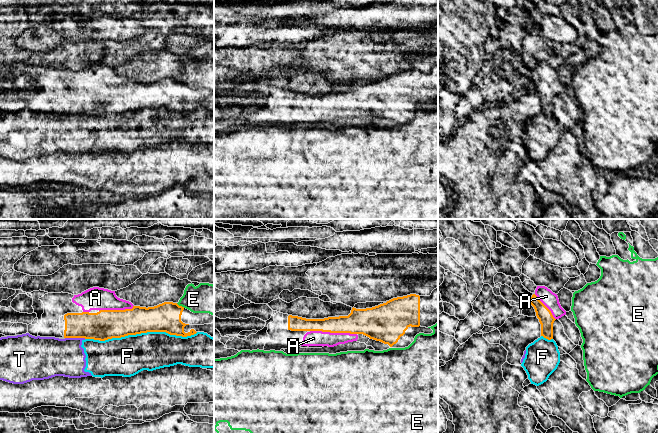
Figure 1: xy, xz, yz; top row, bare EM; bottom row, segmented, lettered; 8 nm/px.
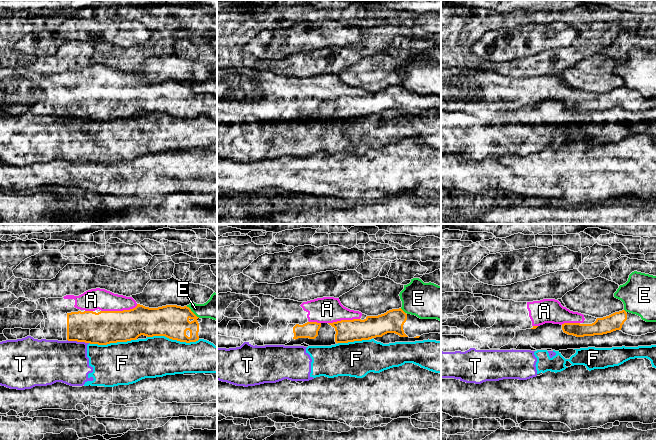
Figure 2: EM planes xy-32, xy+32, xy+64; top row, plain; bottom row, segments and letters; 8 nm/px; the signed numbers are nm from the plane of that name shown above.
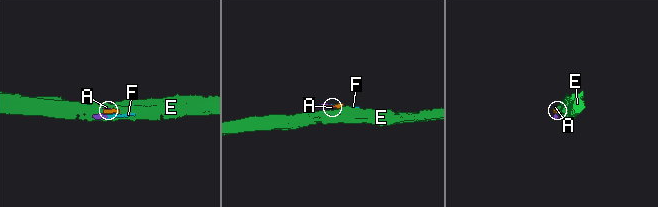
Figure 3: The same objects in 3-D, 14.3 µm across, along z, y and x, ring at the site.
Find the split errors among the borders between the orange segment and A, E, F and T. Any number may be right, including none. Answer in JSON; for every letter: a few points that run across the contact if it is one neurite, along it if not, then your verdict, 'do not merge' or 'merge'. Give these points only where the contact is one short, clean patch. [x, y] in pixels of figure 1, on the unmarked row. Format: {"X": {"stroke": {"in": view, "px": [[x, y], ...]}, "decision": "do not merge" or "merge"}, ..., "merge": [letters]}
{"A": {"stroke": {"in": "xz", "px": [[360, 97], [333, 108], [323, 108], [313, 114]]}, "decision": "merge"}, "E": {"stroke": {"in": "xy", "px": [[176, 79], [184, 83]]}, "decision": "do not merge"}, "F": {"decision": "do not merge"}, "T": {"stroke": {"in": "xy", "px": [[65, 113], [85, 114]]}, "decision": "do not merge"}, "merge": ["A"]}

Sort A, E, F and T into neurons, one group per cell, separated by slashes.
A / E / F T

